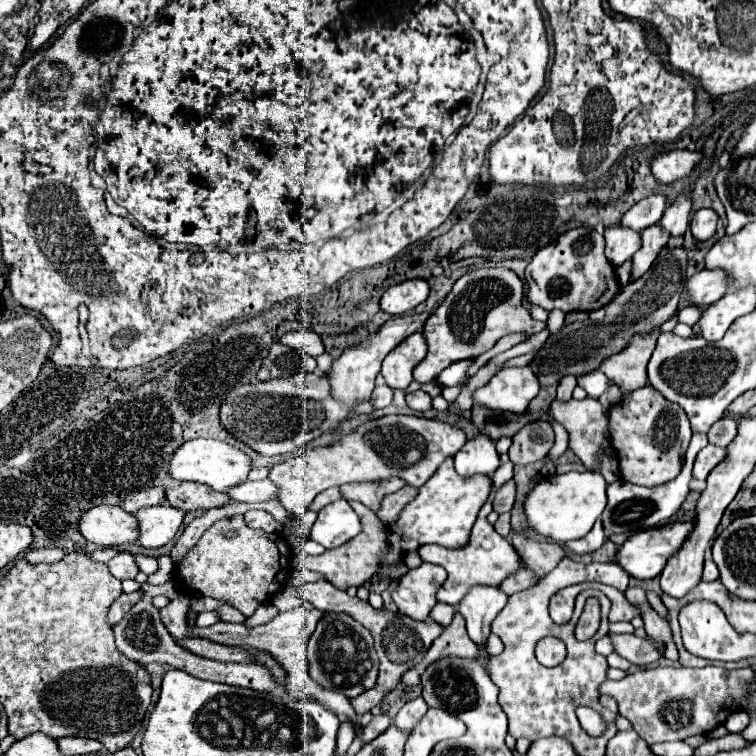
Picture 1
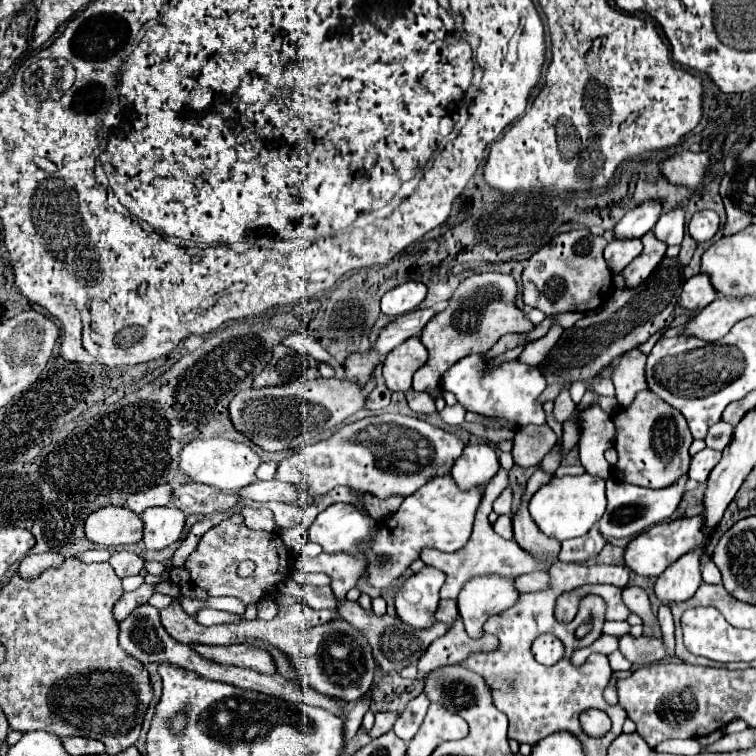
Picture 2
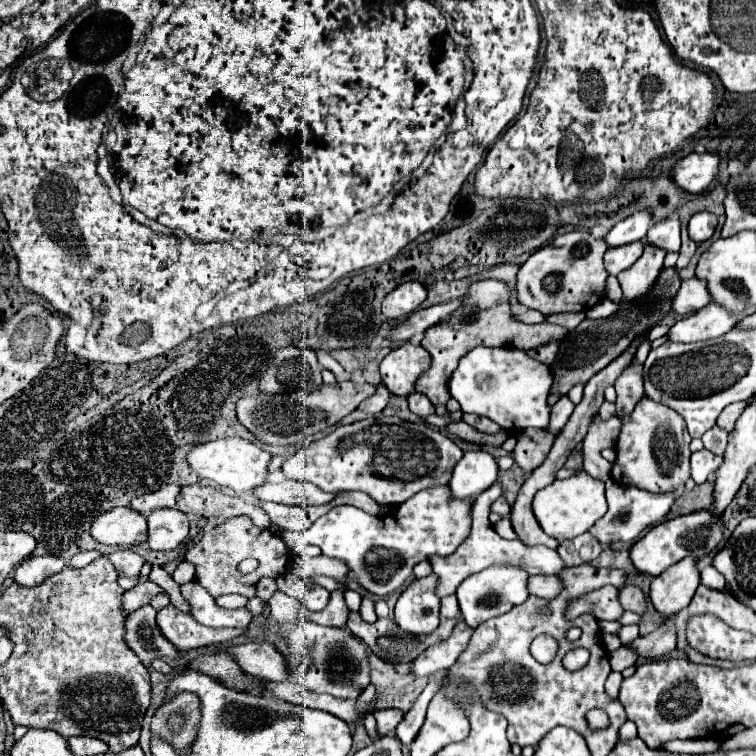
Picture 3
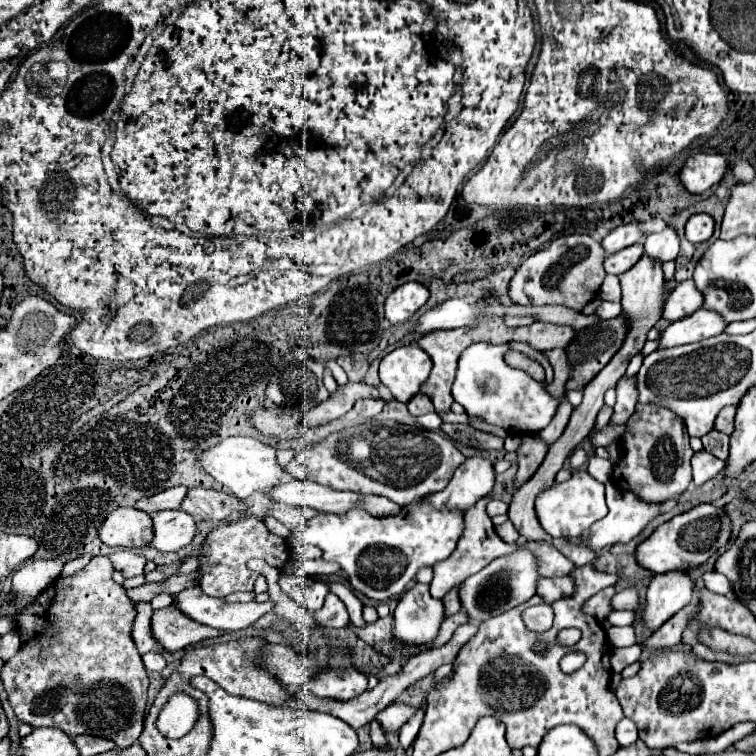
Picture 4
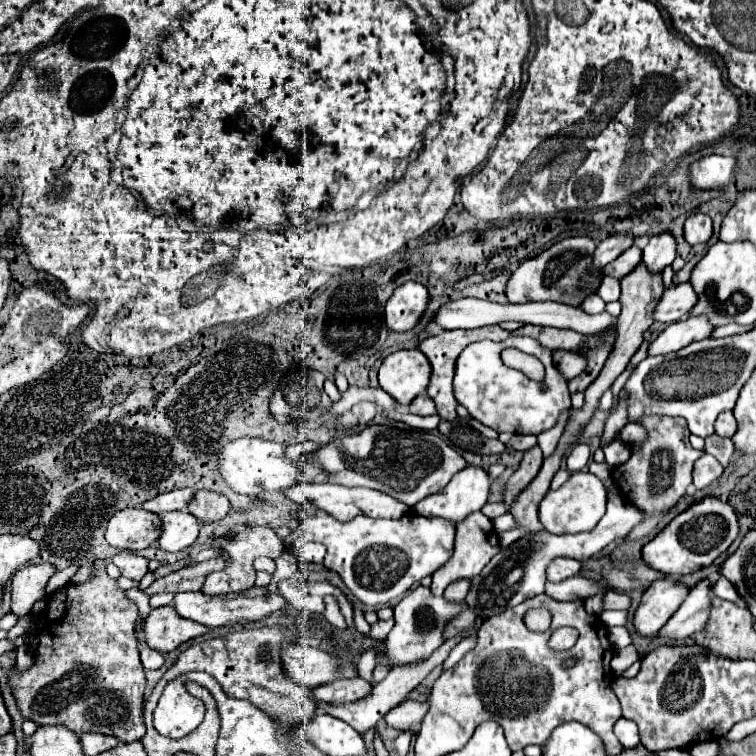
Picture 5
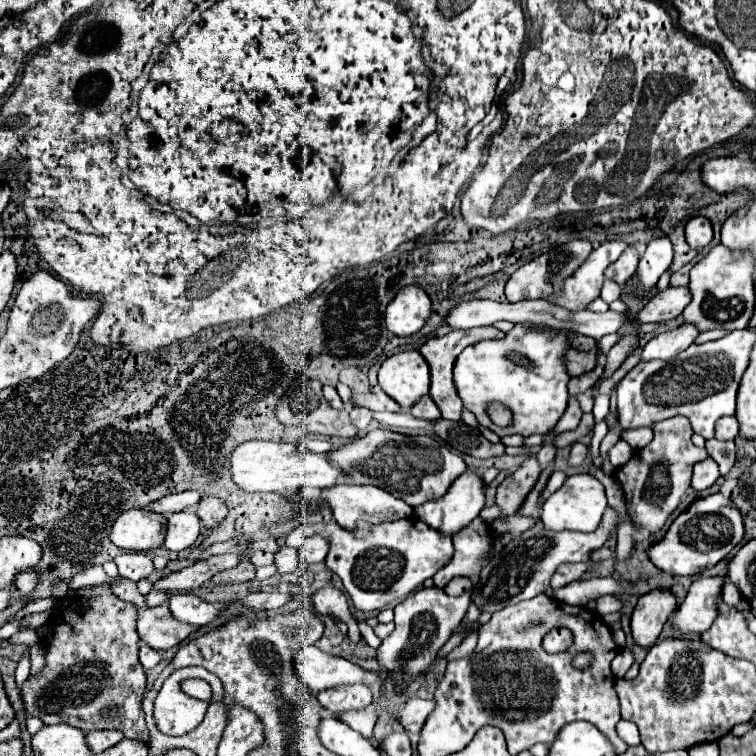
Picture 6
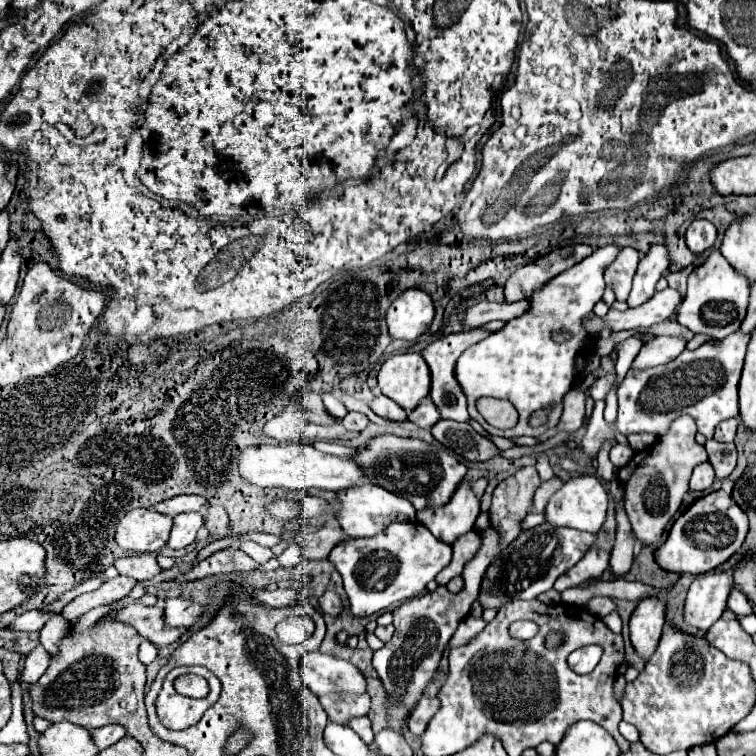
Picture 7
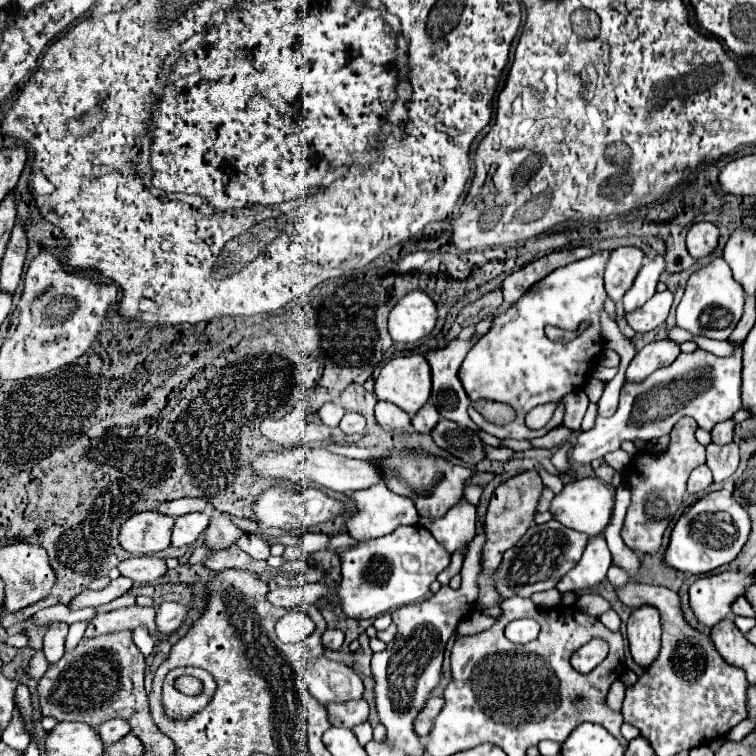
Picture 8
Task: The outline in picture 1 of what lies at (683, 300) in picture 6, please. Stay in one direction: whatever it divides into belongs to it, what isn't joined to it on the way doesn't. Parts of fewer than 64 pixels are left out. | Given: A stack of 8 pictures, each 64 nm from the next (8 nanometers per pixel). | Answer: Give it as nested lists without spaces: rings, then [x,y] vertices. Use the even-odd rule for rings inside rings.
[[[720,268],[702,270],[686,282],[686,288],[690,292],[692,304],[696,306],[714,304],[728,292],[728,274],[722,272]]]

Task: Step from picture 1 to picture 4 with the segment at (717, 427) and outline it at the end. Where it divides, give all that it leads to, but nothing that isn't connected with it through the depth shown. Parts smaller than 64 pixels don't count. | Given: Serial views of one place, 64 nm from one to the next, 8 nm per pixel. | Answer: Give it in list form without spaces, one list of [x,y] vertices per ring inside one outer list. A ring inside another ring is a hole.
[[[712,430],[706,436],[702,436],[702,444],[704,444],[704,450],[714,454],[716,458],[722,458],[722,460],[728,458],[728,436],[726,434]]]

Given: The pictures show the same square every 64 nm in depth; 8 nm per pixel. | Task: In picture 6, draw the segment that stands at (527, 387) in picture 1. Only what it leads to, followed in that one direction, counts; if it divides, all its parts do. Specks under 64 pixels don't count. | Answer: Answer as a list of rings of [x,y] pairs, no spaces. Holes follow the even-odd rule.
[[[516,324],[514,330],[510,330],[502,340],[486,340],[476,342],[468,346],[456,360],[454,366],[454,386],[458,390],[458,396],[468,408],[476,420],[482,426],[488,426],[498,436],[506,434],[520,434],[520,436],[532,436],[532,434],[546,434],[550,432],[568,406],[568,372],[564,366],[564,354],[568,346],[564,344],[566,330],[554,330],[534,324]],[[508,352],[518,352],[526,356],[532,362],[532,368],[516,366],[506,358]],[[490,402],[500,402],[502,406],[508,406],[512,412],[512,424],[506,428],[496,426],[490,416],[486,414],[486,408]]]

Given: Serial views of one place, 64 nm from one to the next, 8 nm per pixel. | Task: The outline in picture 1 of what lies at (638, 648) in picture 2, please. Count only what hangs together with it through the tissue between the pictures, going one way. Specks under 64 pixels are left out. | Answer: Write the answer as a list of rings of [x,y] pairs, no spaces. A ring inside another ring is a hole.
[[[608,634],[614,646],[614,652],[634,662],[636,666],[648,666],[660,658],[656,644],[648,638],[638,638],[634,634]]]

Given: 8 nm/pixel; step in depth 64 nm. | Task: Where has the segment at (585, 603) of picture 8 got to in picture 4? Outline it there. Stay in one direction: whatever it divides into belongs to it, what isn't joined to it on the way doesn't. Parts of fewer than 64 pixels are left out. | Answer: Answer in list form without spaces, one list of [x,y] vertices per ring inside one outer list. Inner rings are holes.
[[[626,586],[612,598],[612,606],[616,610],[638,610],[638,604],[638,590],[634,586]]]

